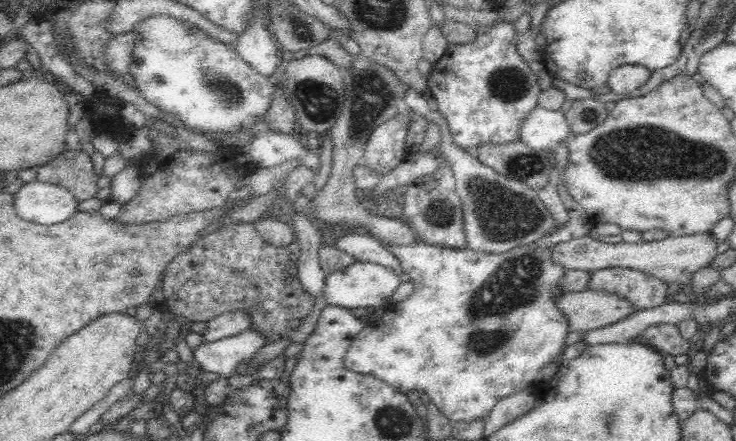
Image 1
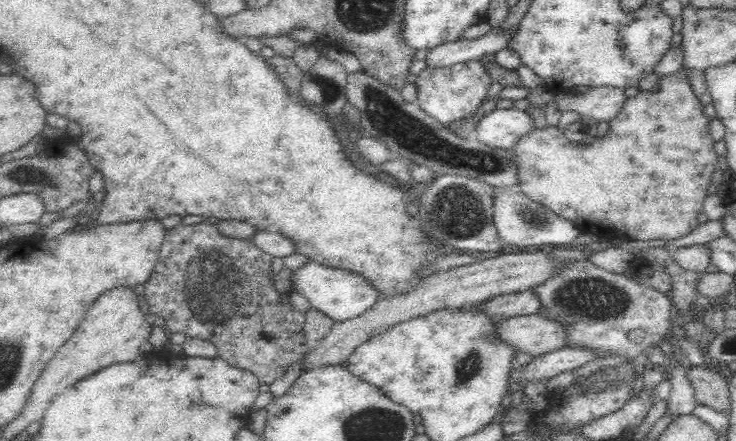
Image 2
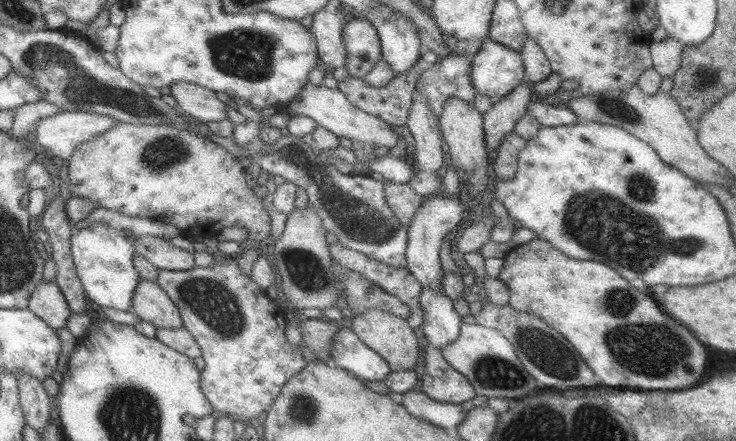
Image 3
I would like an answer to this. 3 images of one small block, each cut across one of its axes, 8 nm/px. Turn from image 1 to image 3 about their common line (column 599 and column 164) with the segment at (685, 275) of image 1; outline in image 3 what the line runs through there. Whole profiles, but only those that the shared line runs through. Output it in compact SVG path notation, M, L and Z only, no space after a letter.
M142 236L133 240L136 253L162 270L185 271L196 267L194 254L176 248L168 240L156 236Z

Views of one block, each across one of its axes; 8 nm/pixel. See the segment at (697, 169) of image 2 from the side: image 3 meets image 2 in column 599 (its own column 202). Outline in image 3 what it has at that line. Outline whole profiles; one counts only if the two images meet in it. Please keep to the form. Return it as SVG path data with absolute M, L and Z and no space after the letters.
M119 122L117 126L114 126L111 130L102 134L99 138L87 141L81 146L78 146L68 161L69 162L66 163L68 174L66 174L65 177L70 180L69 183L71 184L73 196L92 199L92 201L100 203L100 207L115 210L132 217L148 217L165 222L166 224L173 224L182 232L200 226L204 234L208 234L208 232L214 232L214 234L216 234L218 230L224 229L224 226L236 225L248 230L248 241L256 246L269 242L270 240L270 215L268 214L268 210L266 210L266 206L264 206L264 198L258 197L254 194L254 191L248 187L245 176L246 170L243 168L243 165L236 157L230 154L230 152L227 152L218 144L206 138L202 138L196 133L178 131L171 125L140 125Z

